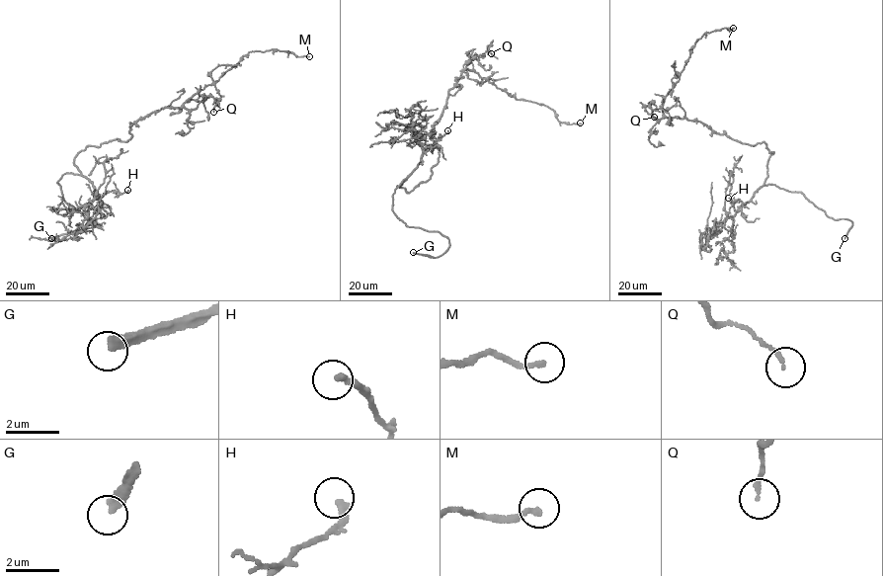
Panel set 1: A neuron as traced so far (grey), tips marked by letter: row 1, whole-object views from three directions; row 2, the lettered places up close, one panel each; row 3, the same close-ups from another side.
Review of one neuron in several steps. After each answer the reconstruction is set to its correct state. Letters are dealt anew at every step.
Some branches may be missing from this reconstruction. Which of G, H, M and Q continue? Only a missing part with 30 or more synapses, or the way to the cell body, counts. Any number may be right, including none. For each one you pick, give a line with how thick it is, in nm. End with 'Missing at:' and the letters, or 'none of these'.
G: calibre 360 nm
Missing at: G

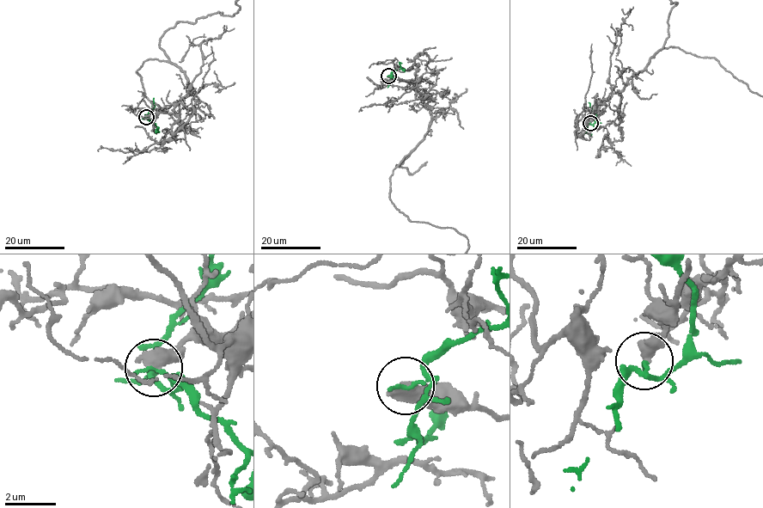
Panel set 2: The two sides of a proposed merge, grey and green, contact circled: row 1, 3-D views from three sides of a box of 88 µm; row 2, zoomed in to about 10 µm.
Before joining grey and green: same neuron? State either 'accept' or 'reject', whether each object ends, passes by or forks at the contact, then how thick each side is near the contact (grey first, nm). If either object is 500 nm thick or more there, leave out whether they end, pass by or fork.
reject; calibres 600 and 130 nm

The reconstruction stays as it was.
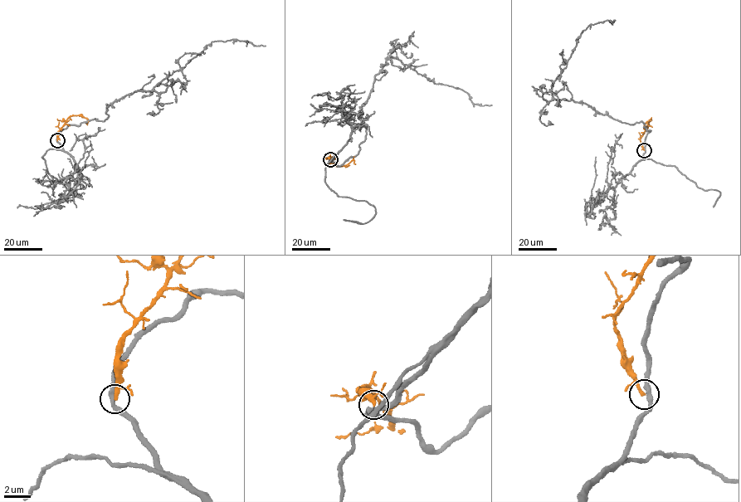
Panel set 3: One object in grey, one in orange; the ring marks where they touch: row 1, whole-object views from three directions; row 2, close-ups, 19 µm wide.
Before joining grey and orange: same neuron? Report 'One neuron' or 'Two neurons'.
Two neurons

